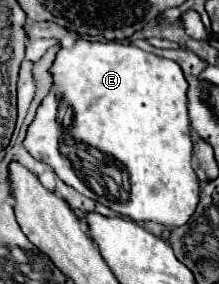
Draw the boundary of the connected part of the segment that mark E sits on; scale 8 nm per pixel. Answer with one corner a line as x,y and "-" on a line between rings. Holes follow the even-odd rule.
79,38
77,44
73,48
65,48
61,46
51,68
49,68
49,74
53,78
53,84
51,84
51,90
47,92
47,96
43,98
43,102
39,104
37,108
37,116
35,120
29,124
27,128
27,136
23,140
23,146
29,150
29,154
39,160
39,162
45,162
53,168
53,172
69,186
73,186
77,192
81,192
83,196
95,200
95,202
101,202
103,206
111,208
113,212
117,214
123,214
125,218
131,218
135,222
141,222
141,220
153,220
153,222
159,222
163,226
169,226
169,228
179,228
179,226
185,226
191,216
195,214
197,210
197,204
199,204
199,180
191,168
191,156
193,156
193,142
189,138
189,114
187,114
187,80
183,76
183,70
179,68
177,62
173,60
167,60
167,58
159,58
155,54
149,54
149,52
143,52
141,48
133,46
133,44
125,44
125,42
115,42
115,40
89,40
89,38
-
61,98
67,98
67,102
71,104
73,108
73,122
69,128
61,128
55,120
57,116
57,104
-
109,160
113,162
119,162
121,168
125,170
127,174
127,180
129,180
129,186
121,186
121,180
117,182
109,170

